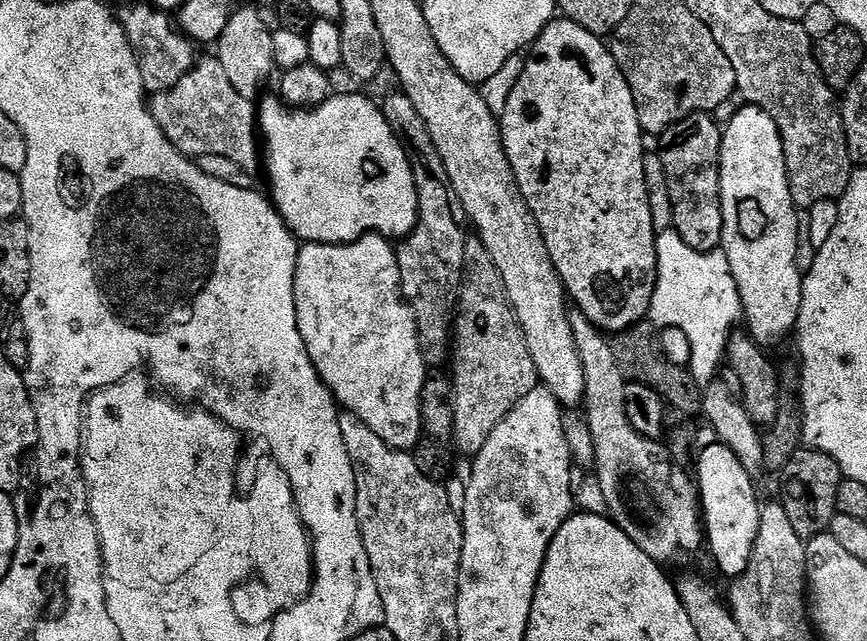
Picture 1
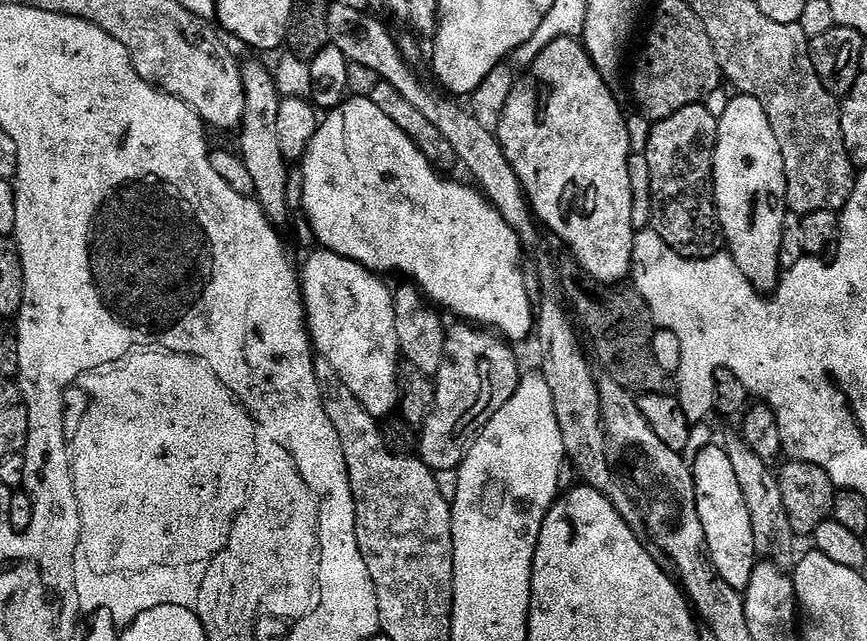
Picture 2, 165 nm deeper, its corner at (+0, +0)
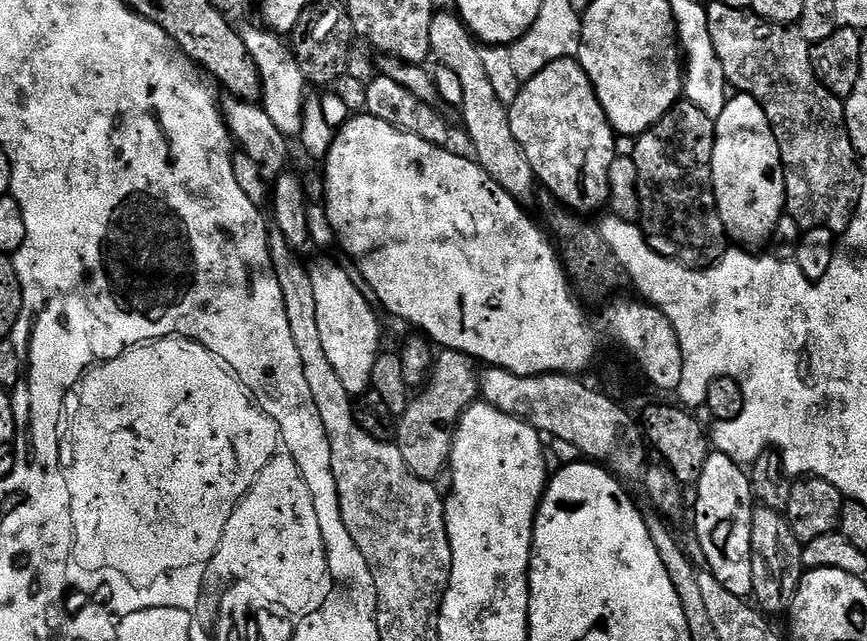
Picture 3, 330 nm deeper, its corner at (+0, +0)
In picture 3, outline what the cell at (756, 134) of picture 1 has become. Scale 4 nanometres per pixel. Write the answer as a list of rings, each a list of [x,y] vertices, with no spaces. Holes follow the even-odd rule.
[[[736,94],[727,101],[725,109],[716,122],[716,141],[712,155],[712,185],[716,195],[716,205],[724,223],[724,230],[729,241],[737,240],[737,245],[764,244],[773,239],[781,216],[786,212],[784,194],[784,163],[774,138],[774,130],[766,118],[766,110],[754,97]]]

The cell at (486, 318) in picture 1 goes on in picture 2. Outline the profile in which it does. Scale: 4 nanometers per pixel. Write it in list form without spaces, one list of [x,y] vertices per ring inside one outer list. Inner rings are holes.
[[[456,322],[447,329],[444,361],[436,371],[436,401],[426,422],[419,429],[419,459],[437,474],[459,469],[473,440],[510,402],[518,390],[522,369],[512,353],[513,345],[503,336],[467,322]]]

